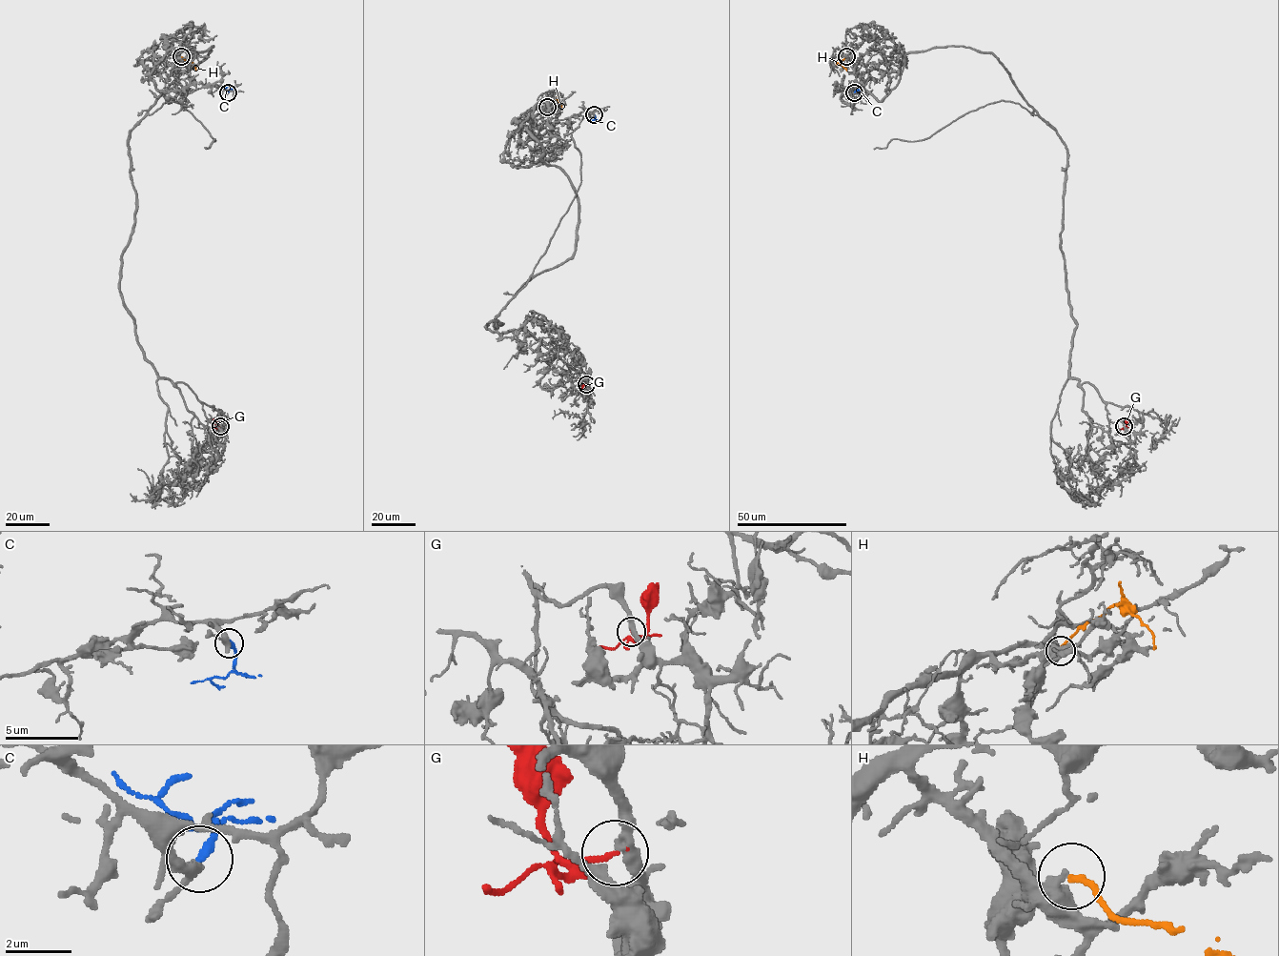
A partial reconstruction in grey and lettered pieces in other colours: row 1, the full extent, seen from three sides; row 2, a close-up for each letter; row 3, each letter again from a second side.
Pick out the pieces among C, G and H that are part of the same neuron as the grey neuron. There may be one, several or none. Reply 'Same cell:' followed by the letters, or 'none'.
Same cell: G

